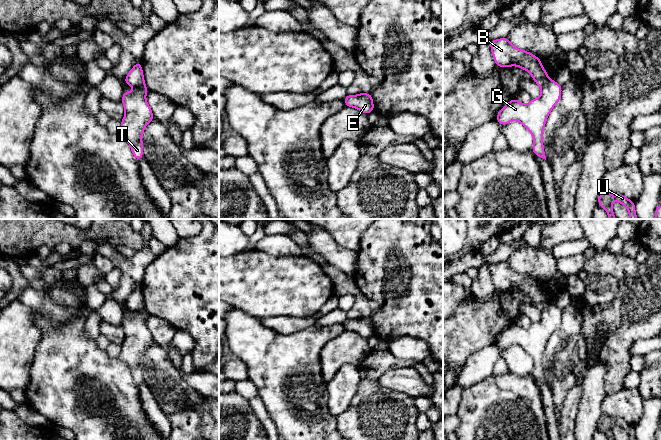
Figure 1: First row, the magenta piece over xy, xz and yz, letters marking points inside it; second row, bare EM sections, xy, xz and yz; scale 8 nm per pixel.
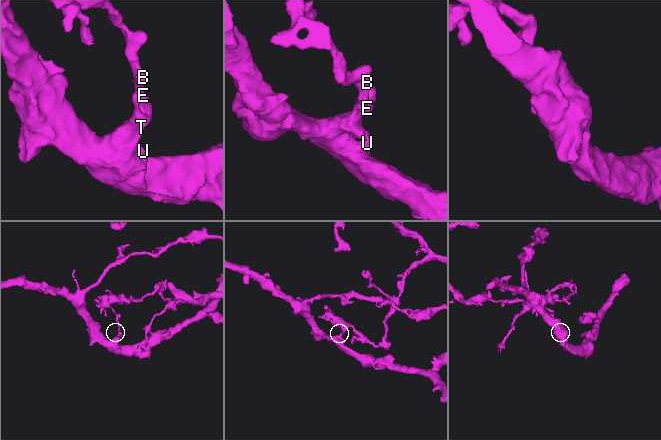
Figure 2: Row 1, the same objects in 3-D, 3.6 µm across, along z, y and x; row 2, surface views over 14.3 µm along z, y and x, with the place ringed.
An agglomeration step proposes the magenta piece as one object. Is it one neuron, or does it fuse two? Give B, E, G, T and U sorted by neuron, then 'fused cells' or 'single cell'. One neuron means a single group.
B / E G T U; fused cells

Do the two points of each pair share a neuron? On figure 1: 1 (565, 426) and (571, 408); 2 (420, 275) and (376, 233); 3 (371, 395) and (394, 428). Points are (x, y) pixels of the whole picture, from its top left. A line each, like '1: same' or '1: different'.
1: same
2: same
3: same

